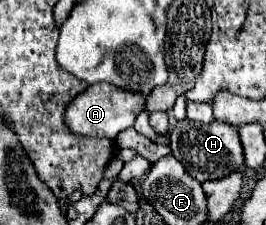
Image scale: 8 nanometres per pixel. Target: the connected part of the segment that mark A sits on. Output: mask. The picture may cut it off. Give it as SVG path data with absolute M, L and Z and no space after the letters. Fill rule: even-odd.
M107 82L91 84L85 92L81 92L77 98L73 98L65 112L67 128L79 136L105 136L115 138L121 130L131 128L137 114L145 108L145 98L139 94L135 96L129 90L111 86Z

